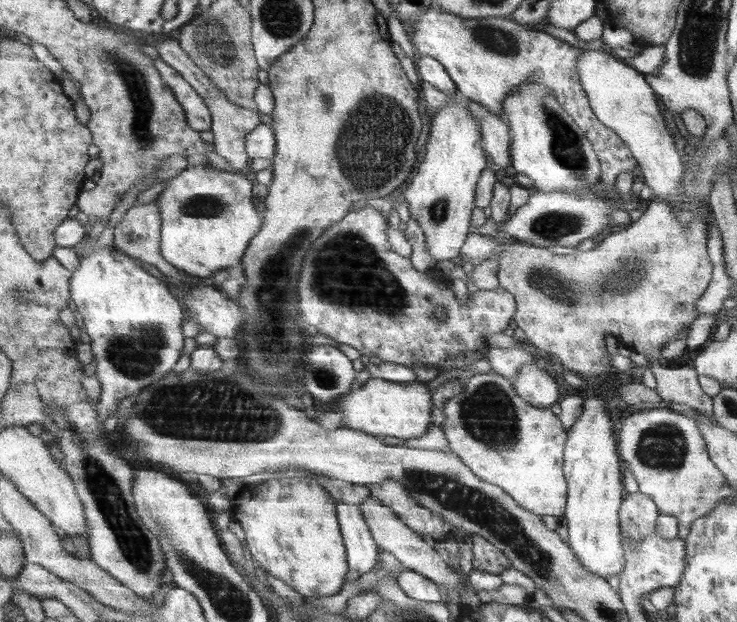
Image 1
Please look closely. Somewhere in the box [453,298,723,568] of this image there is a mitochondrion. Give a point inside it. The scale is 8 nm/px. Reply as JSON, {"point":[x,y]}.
{"point":[488,414]}

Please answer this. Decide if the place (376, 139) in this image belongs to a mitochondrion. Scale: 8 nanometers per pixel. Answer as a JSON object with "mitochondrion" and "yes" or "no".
{"mitochondrion":"yes"}

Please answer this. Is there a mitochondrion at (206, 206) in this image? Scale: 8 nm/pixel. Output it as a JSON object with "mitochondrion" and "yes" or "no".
{"mitochondrion":"yes"}

